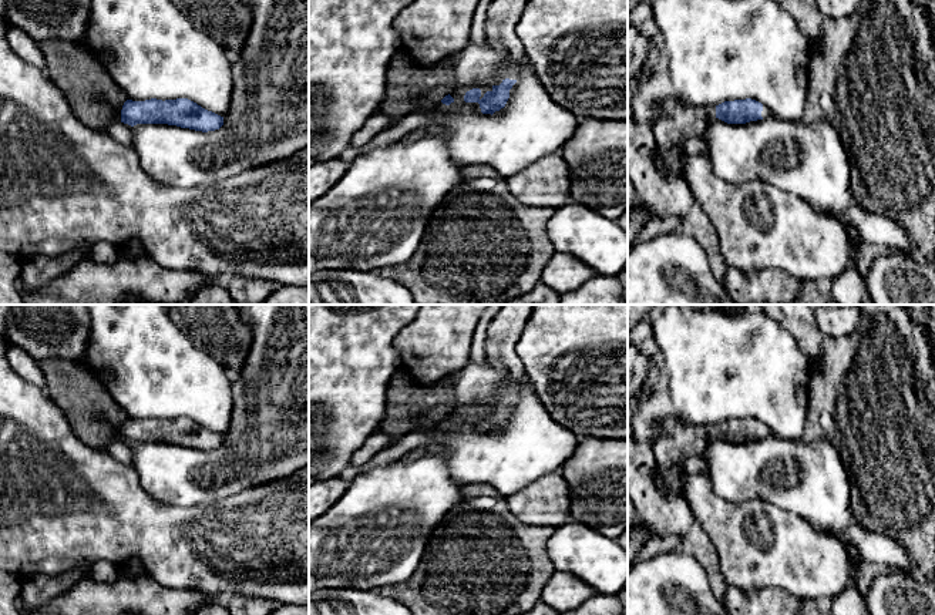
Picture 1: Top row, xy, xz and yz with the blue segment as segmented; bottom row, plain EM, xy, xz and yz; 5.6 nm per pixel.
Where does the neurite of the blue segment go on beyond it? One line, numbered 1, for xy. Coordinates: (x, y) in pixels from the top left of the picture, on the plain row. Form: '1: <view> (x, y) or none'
1: none

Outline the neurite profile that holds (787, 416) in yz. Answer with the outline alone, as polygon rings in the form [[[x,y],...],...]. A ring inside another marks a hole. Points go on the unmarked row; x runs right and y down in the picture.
[[[670,305],[652,323],[665,356],[667,389],[677,414],[696,426],[751,417],[786,440],[801,440],[807,427],[810,372],[793,335],[759,305],[734,313]]]

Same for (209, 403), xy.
[[[88,305],[90,337],[77,360],[102,382],[110,396],[127,413],[128,419],[145,420],[188,417],[221,436],[229,429],[232,419],[232,380],[225,366],[211,354],[195,347],[178,329],[164,305]]]

